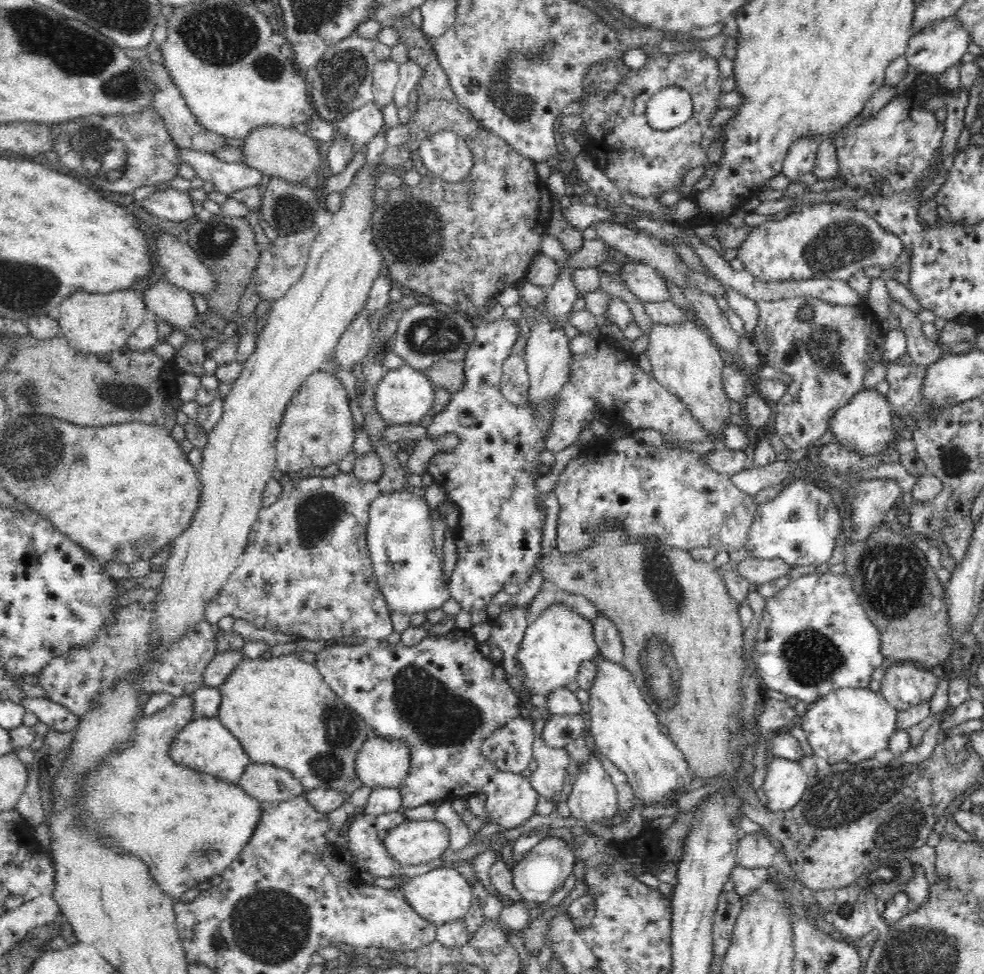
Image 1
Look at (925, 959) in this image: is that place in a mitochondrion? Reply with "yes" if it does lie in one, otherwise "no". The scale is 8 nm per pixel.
yes

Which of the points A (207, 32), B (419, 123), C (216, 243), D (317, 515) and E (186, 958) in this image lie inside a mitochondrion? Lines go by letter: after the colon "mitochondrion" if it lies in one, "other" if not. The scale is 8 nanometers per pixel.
A: mitochondrion
B: other
C: mitochondrion
D: mitochondrion
E: other

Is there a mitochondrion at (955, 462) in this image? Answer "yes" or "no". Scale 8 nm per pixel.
yes

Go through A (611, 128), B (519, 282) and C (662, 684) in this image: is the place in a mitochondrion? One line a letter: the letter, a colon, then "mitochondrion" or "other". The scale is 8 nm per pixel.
A: other
B: other
C: mitochondrion

